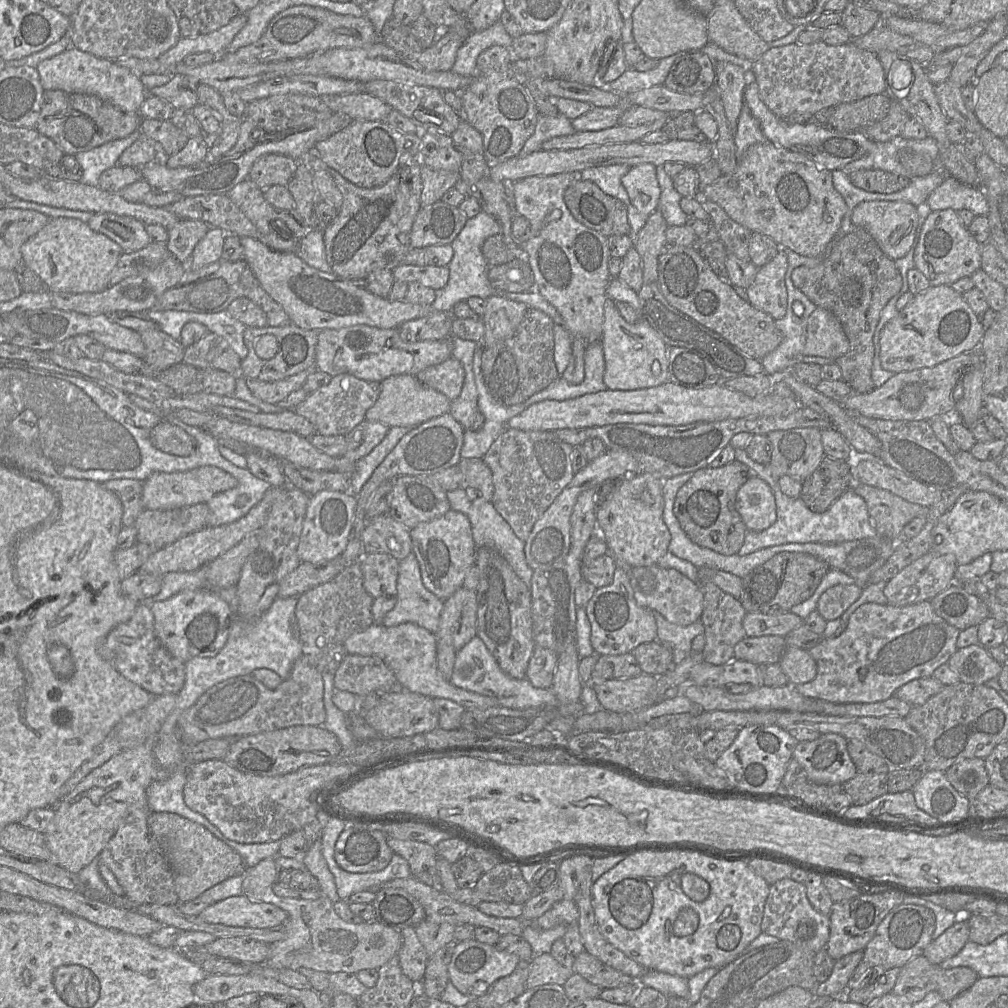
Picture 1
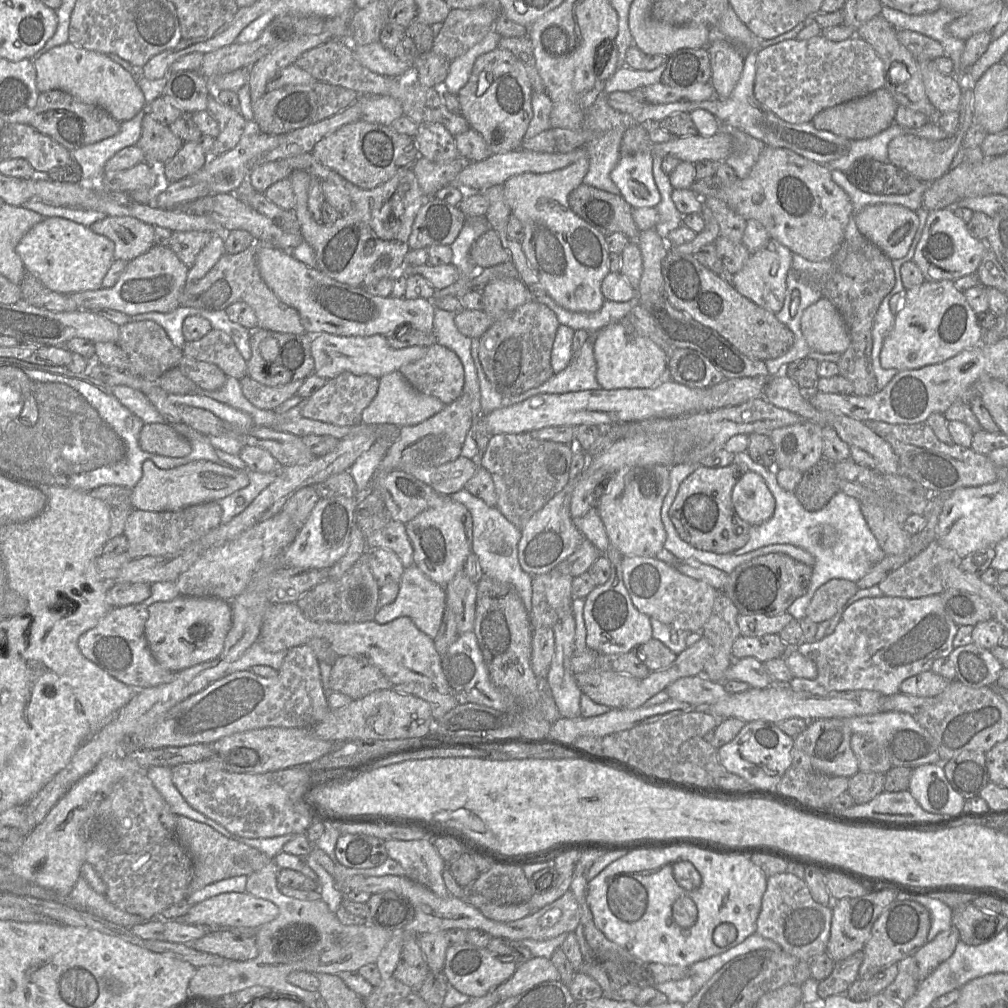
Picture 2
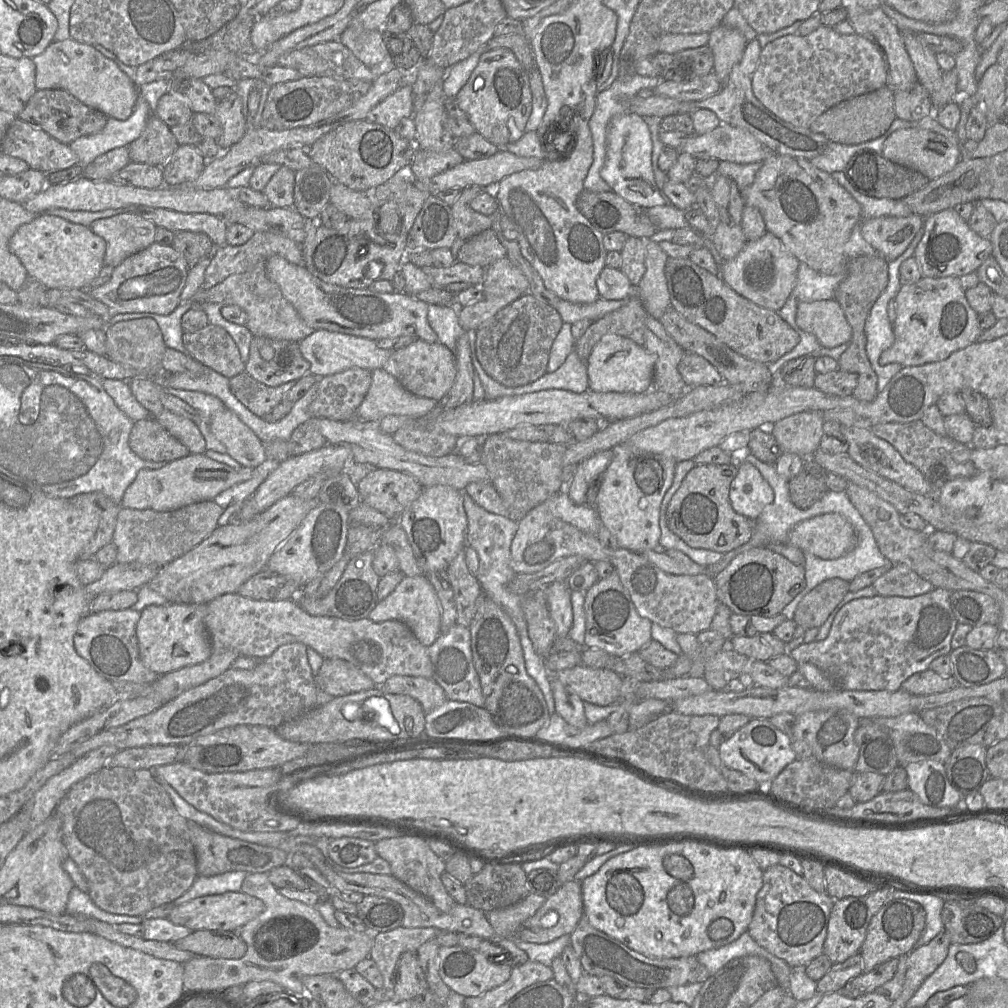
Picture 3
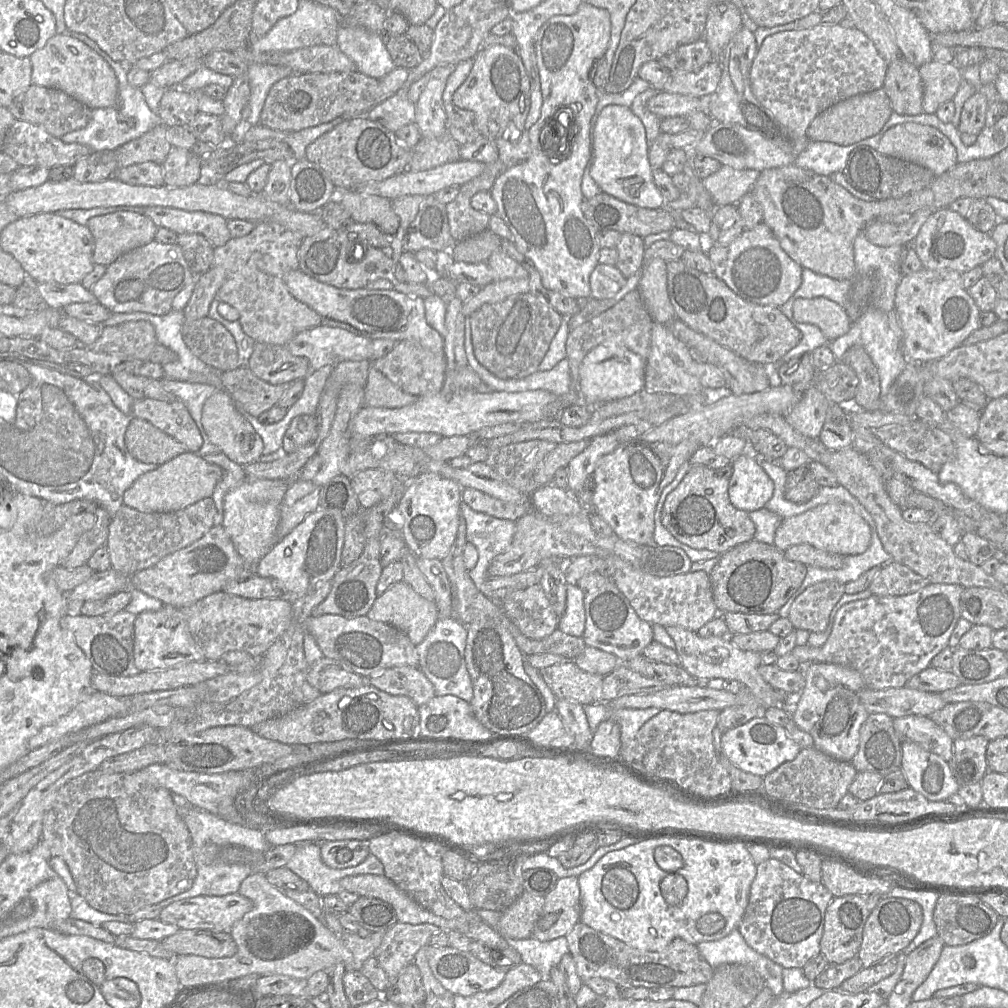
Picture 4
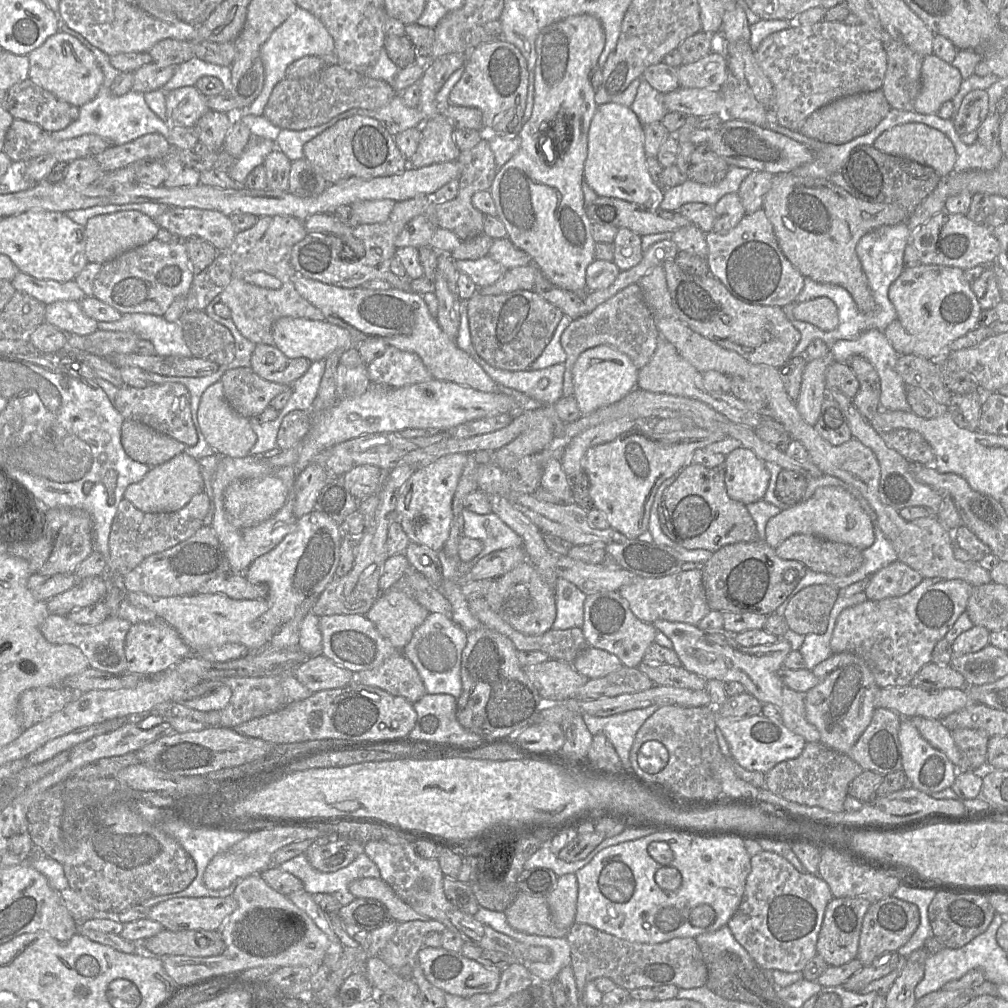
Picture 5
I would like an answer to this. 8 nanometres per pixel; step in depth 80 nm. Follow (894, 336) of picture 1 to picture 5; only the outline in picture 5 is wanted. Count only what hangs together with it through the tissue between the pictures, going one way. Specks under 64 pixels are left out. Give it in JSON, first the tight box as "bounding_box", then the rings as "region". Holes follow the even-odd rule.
{"bounding_box":[888,264,982,360],"region":[[[918,264],[905,268],[891,284],[888,297],[897,312],[897,320],[912,335],[912,354],[929,360],[945,356],[949,344],[979,326],[982,311],[978,299],[957,267]]]}

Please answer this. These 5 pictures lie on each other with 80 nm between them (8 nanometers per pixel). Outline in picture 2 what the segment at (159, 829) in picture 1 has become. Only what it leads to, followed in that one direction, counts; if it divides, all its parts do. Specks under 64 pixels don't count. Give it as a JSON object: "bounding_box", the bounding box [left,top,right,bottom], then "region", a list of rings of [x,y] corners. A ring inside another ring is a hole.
{"bounding_box":[175,816,273,895],"region":[[[177,816],[175,834],[186,848],[193,864],[193,877],[187,895],[223,879],[240,875],[249,876],[273,860],[256,848],[227,838],[210,826],[185,816]]]}

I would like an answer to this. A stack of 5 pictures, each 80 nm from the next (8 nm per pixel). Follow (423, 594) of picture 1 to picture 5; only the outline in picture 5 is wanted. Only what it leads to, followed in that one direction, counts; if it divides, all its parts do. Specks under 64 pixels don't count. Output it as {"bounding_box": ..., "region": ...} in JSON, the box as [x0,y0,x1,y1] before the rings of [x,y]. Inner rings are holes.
{"bounding_box":[365,588,429,650],"region":[[[392,588],[381,593],[365,616],[384,638],[402,650],[429,614],[406,590]]]}

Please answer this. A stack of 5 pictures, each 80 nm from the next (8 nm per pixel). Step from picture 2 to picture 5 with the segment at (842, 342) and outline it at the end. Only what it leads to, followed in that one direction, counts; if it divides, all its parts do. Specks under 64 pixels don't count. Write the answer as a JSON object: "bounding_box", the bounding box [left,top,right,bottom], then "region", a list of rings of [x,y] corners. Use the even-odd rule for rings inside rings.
{"bounding_box":[793,297,839,331],"region":[[[818,297],[799,303],[793,310],[795,319],[830,331],[839,323],[838,309],[828,297]]]}

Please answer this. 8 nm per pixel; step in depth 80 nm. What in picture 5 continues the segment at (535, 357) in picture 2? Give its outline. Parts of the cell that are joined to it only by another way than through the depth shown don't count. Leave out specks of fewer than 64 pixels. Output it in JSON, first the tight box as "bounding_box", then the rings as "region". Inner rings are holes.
{"bounding_box":[466,290,563,371],"region":[[[533,290],[502,295],[476,293],[466,301],[473,347],[490,366],[506,371],[526,371],[553,337],[563,313]]]}

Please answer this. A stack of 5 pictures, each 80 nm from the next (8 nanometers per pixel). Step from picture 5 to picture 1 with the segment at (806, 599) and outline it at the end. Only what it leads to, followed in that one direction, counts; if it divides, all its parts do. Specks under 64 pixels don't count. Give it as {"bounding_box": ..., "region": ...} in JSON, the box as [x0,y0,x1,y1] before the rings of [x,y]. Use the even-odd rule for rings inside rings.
{"bounding_box":[817,583,862,621],"region":[[[856,583],[838,584],[828,588],[817,602],[817,612],[826,621],[840,619],[842,614],[860,597],[862,588]]]}

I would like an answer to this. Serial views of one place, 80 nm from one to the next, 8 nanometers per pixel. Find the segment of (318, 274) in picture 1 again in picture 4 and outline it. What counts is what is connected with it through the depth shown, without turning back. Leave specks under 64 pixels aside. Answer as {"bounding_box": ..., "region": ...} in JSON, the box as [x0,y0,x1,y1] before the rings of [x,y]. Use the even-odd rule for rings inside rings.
{"bounding_box":[284,269,444,354],"region":[[[300,269],[288,271],[284,282],[297,300],[320,315],[324,325],[343,328],[372,340],[413,340],[436,354],[444,354],[444,338],[427,323],[423,298],[408,296],[395,289],[337,288],[310,277]]]}

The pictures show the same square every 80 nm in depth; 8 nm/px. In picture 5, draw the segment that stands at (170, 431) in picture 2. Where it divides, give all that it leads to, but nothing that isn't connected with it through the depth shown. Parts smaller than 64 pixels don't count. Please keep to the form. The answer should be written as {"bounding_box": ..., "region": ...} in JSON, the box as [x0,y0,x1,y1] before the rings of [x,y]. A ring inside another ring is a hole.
{"bounding_box":[121,420,186,467],"region":[[[134,420],[123,422],[121,444],[130,458],[151,467],[169,461],[186,449],[184,443]]]}

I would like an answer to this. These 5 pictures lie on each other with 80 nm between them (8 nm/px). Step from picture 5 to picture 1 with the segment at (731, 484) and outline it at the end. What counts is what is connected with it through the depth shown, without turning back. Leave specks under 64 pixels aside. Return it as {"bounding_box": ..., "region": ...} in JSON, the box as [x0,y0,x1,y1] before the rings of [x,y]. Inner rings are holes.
{"bounding_box":[735,476,776,531],"region":[[[758,476],[749,478],[737,491],[735,509],[748,530],[763,531],[776,521],[776,503],[769,485]]]}

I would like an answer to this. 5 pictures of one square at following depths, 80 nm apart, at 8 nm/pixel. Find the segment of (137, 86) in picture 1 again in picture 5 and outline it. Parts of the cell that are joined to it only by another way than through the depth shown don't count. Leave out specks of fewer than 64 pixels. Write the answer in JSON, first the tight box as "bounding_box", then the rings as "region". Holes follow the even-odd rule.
{"bounding_box":[28,31,103,107],"region":[[[58,31],[28,55],[29,78],[58,99],[81,107],[93,100],[103,82],[94,55],[77,38]]]}

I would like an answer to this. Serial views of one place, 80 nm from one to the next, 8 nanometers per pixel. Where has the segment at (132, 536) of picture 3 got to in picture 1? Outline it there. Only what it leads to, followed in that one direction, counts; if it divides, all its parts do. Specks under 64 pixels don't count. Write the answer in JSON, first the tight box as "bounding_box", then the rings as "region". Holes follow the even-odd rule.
{"bounding_box":[133,502,209,549],"region":[[[206,502],[171,510],[144,509],[133,524],[137,529],[137,543],[145,543],[157,549],[166,547],[178,539],[207,527],[209,507]]]}

